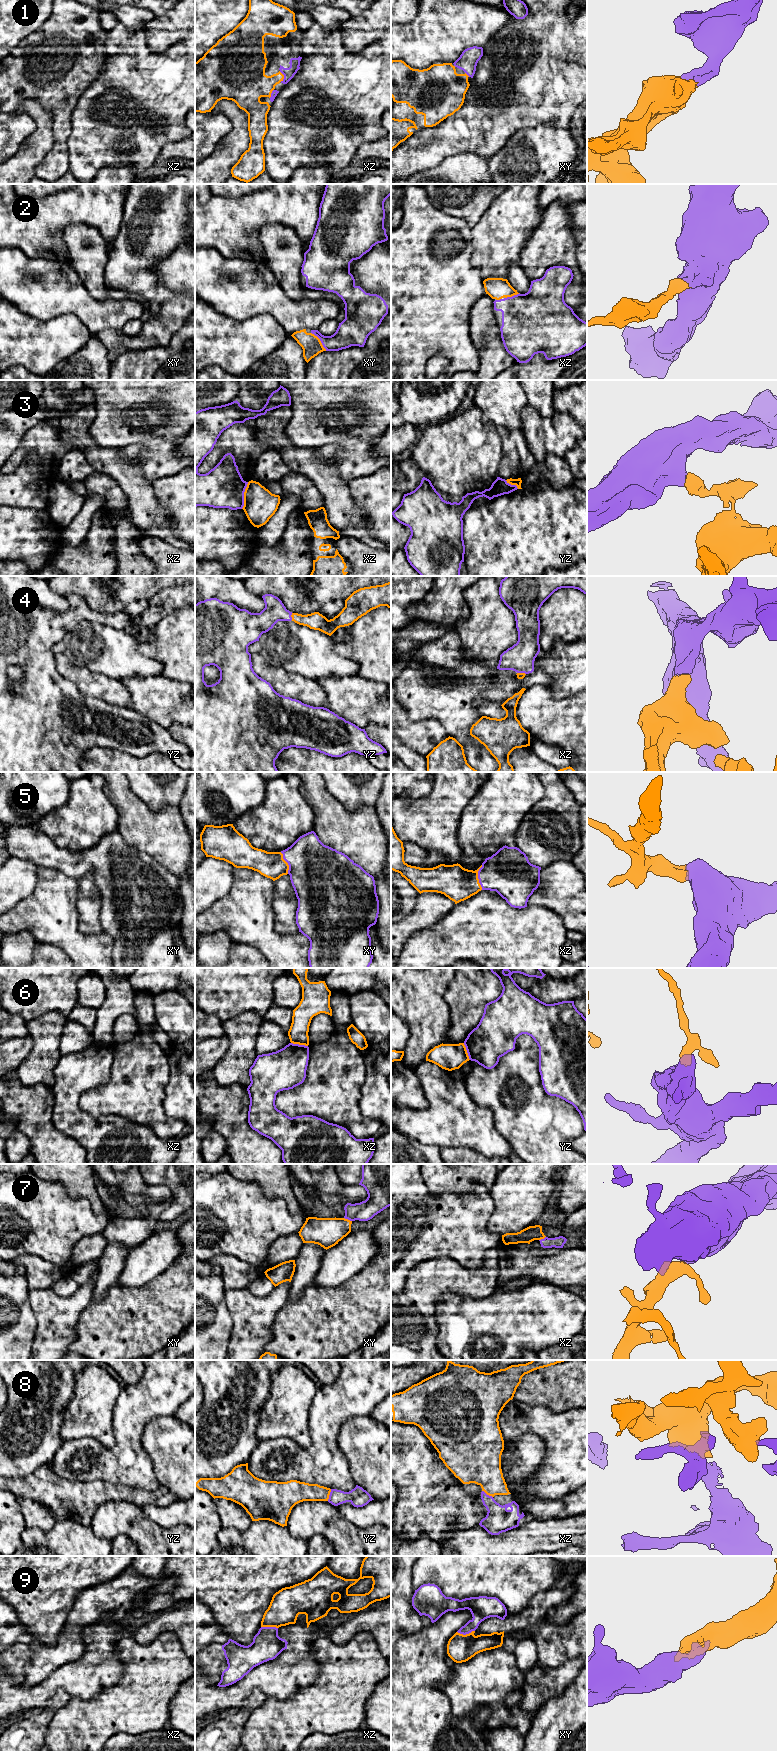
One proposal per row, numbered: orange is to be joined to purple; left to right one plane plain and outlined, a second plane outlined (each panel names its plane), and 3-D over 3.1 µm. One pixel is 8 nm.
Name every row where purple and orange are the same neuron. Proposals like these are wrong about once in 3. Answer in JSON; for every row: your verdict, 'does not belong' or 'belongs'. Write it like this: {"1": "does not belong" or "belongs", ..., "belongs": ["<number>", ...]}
{"1": "belongs", "2": "belongs", "3": "does not belong", "4": "belongs", "5": "belongs", "6": "does not belong", "7": "belongs", "8": "belongs", "9": "belongs", "belongs": ["1", "2", "4", "5", "7", "8", "9"]}

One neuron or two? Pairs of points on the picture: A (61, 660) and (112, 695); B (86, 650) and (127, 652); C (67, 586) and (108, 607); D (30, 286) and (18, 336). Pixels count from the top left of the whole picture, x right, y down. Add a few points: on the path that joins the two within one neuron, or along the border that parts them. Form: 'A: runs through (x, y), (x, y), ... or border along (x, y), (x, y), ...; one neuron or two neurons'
A: runs through (74, 673), (88, 683), (99, 686); one neuron
B: runs through (96, 647), (117, 652); one neuron
C: runs through (77, 586), (87, 586), (98, 597); one neuron
D: border along (10, 302), (19, 310), (35, 318), (47, 319); two neurons

